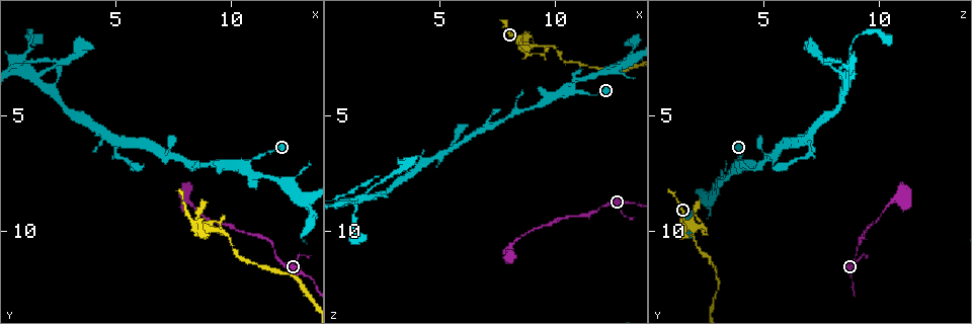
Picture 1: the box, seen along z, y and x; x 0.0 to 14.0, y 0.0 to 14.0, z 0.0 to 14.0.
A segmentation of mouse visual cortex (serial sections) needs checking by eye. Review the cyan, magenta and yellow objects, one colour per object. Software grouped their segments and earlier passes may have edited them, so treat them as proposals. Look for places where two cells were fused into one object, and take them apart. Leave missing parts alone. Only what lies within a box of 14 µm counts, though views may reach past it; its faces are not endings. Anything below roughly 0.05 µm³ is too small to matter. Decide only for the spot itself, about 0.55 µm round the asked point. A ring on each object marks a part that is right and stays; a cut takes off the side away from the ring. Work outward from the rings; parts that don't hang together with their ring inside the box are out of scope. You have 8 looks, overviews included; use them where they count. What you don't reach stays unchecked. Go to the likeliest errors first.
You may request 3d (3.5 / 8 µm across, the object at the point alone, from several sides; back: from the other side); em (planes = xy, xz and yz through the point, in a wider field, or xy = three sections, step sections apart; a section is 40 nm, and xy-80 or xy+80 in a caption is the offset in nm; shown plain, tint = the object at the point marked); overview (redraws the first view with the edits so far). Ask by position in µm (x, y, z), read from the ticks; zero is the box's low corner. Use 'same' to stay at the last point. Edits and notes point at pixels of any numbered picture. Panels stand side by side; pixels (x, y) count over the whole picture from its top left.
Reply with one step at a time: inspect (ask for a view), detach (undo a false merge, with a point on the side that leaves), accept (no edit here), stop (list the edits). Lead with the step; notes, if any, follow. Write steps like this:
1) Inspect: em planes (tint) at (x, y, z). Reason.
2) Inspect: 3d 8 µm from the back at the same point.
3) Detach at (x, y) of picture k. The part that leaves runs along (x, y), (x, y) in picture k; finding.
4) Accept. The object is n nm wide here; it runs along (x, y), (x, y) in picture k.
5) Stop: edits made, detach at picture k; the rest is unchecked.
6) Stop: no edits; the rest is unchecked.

Inspect: 3d 3.5 µm from the back at (10.7, 7.0, 3.9). Three arms meet.

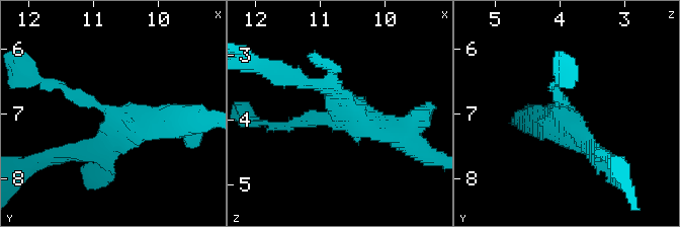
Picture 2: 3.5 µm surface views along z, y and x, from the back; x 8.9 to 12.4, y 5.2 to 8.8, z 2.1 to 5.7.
Inspect: em planes (tint) at (10.70, 7.05, 3.90).

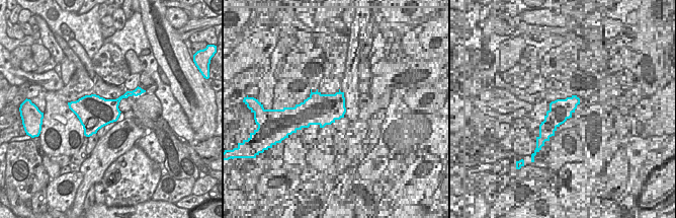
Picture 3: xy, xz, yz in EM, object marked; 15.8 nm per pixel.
Accept. It runs along (58, 84), (114, 119), (179, 119) in picture 2; one cell here.

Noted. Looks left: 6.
Inspect: 3d 3.5 µm at (8.7, 9.9, 1.9). Arms part here.

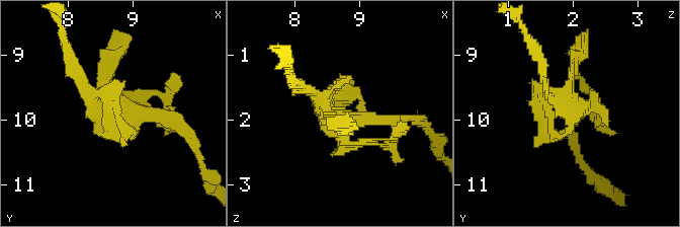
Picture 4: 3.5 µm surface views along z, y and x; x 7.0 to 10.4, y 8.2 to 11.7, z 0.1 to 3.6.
Inspect: em xy step 2 (tint) at the same point. Need the tissue.

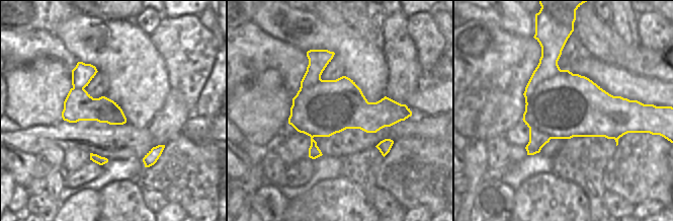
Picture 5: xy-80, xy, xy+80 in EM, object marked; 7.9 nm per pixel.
Detach at (104, 63) of picture 4. A second cell is stuck on.

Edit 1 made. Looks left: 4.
Inspect: 3d 3.5 µm at (11.9, 10.7, 9.0). Narrows sharply.

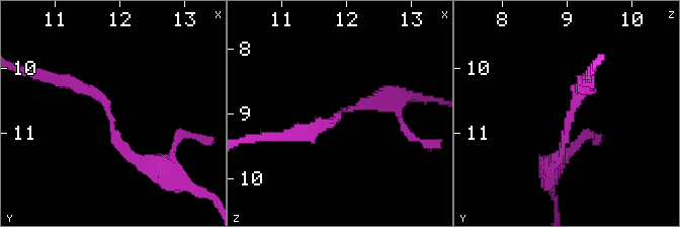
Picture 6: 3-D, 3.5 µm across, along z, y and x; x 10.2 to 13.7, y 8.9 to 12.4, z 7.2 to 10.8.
Inspect: em xy step 2 (tint) at (11.90, 10.80, 9.05). The arms are 200, 200 nm wide; now the EM.

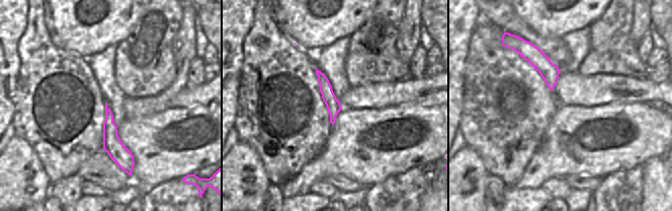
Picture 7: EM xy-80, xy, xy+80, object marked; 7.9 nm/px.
Accept. It runs along (107, 112), (111, 144), (130, 168) in picture 7; continuous, no second cell.

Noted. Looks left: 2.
Inspect: 3d 3.5 µm at (8.0, 8.5, 10.9). Abrupt turn.

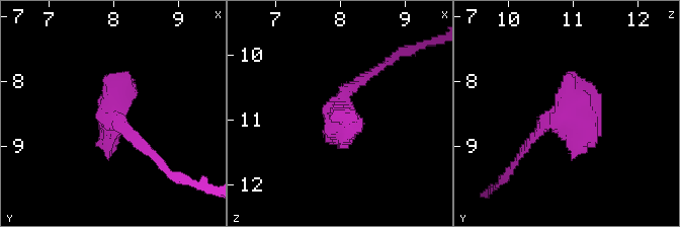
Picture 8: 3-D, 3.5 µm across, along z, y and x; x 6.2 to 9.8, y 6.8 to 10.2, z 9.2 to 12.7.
Inspect: em xy step 5 (tint) at (7.95, 8.55, 10.85). Need the tissue.

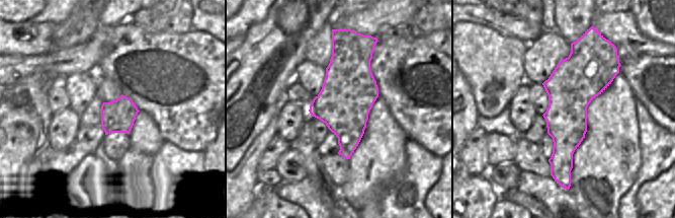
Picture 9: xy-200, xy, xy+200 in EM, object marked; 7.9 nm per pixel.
Accept. The object is 440 nm wide here; it runs along (376, 69), (342, 95), (336, 119) in picture 8; all the same cell.

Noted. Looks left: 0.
Stop: edits made, detach at picture 4; the rest is unchecked.

